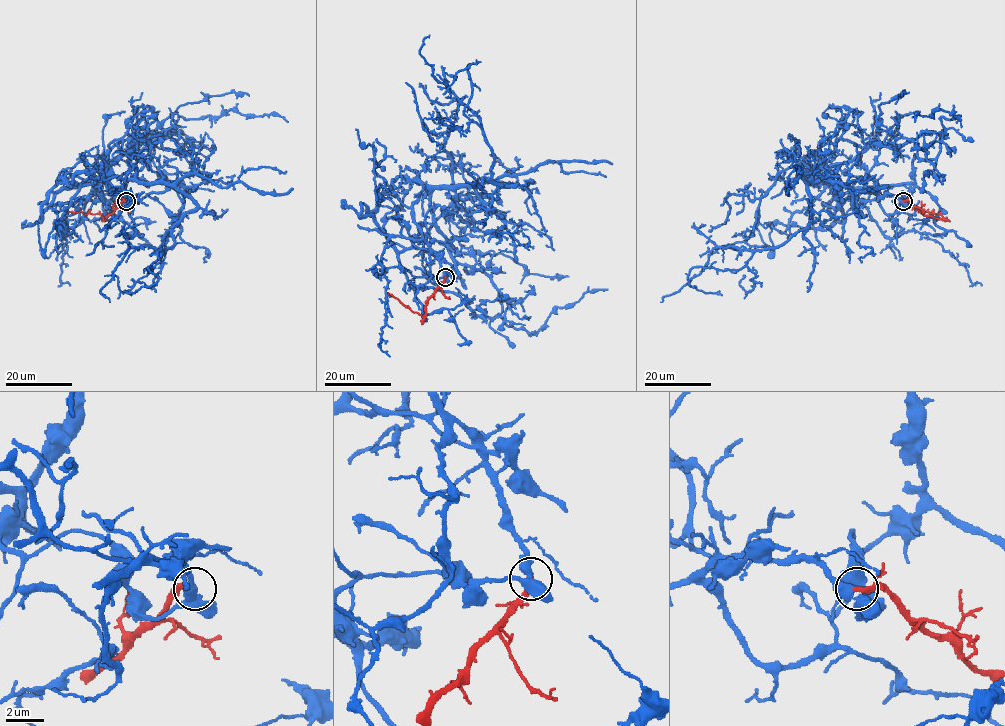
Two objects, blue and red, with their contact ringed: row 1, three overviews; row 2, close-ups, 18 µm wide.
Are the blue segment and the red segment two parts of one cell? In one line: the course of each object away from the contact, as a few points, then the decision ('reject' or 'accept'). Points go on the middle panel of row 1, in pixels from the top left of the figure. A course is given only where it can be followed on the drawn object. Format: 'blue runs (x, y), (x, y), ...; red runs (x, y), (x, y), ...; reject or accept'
blue runs (445, 277), (413, 221), (421, 190), (516, 185), (492, 180), (464, 113), (477, 62), (450, 96); red runs (445, 277), (427, 302), (423, 317), (388, 292); accept

